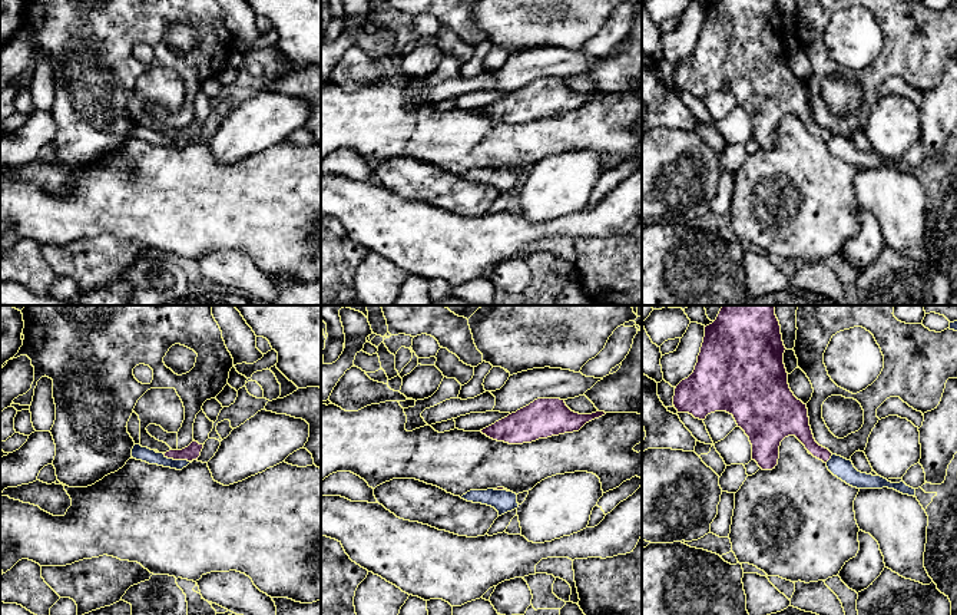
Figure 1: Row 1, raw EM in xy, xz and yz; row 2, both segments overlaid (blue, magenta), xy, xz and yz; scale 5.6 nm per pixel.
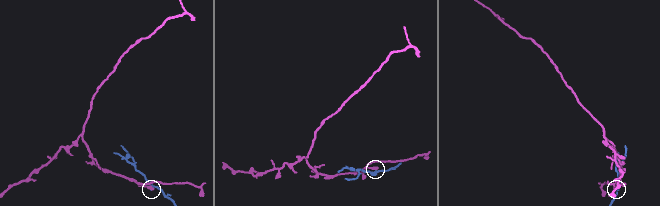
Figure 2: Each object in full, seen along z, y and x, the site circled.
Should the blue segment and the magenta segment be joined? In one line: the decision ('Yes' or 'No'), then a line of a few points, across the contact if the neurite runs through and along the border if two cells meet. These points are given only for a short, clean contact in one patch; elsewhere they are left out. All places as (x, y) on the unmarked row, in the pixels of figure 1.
No. Line: xy (162, 132), (174, 138), (192, 139)

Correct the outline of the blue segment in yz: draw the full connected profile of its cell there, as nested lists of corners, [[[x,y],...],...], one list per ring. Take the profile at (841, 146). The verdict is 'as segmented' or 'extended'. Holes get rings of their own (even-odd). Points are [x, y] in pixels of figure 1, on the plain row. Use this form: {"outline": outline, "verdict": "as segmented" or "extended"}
{"outline": [[[832,133],[831,138],[827,140],[828,149],[845,161],[847,163],[857,166],[857,168],[894,168],[903,173],[914,175],[915,168],[907,165],[904,161],[891,162],[881,155],[872,155],[867,152],[858,151],[851,139],[847,139],[841,135]]], "verdict": "as segmented"}

